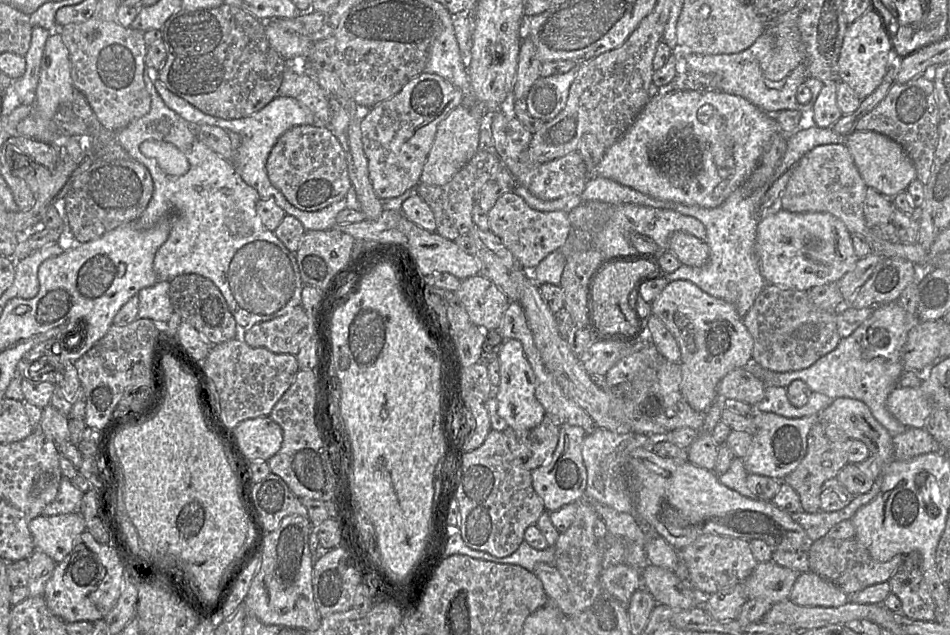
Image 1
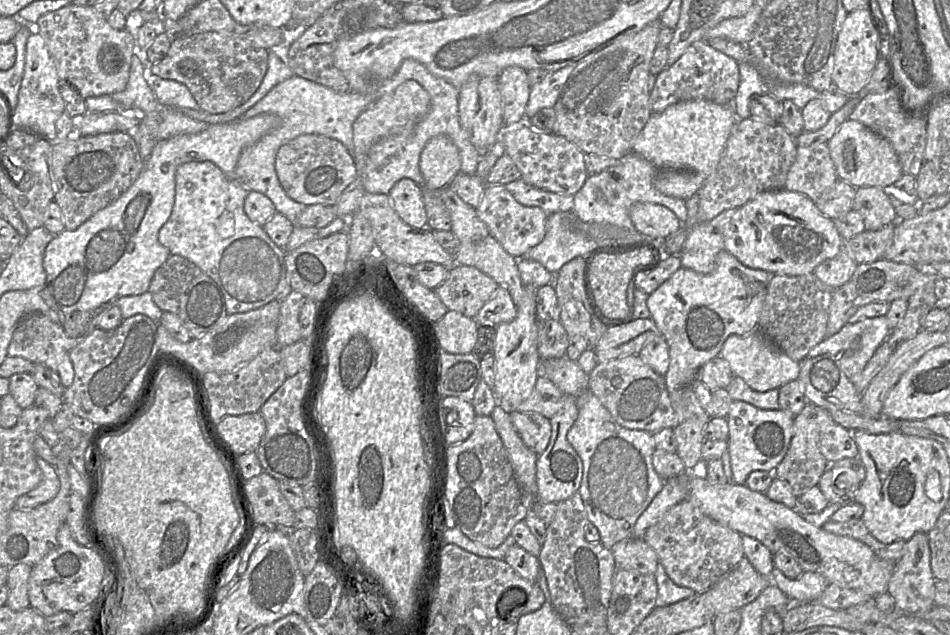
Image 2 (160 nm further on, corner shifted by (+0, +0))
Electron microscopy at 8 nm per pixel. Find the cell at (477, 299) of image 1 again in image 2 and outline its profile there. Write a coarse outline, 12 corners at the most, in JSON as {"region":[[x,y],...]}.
{"region":[[455,264],[435,292],[450,311],[475,317],[498,284]]}

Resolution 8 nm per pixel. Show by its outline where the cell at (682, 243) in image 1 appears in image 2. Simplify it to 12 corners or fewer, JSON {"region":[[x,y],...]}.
{"region":[[635,202],[634,228],[650,238],[666,238],[682,222],[664,206]]}

